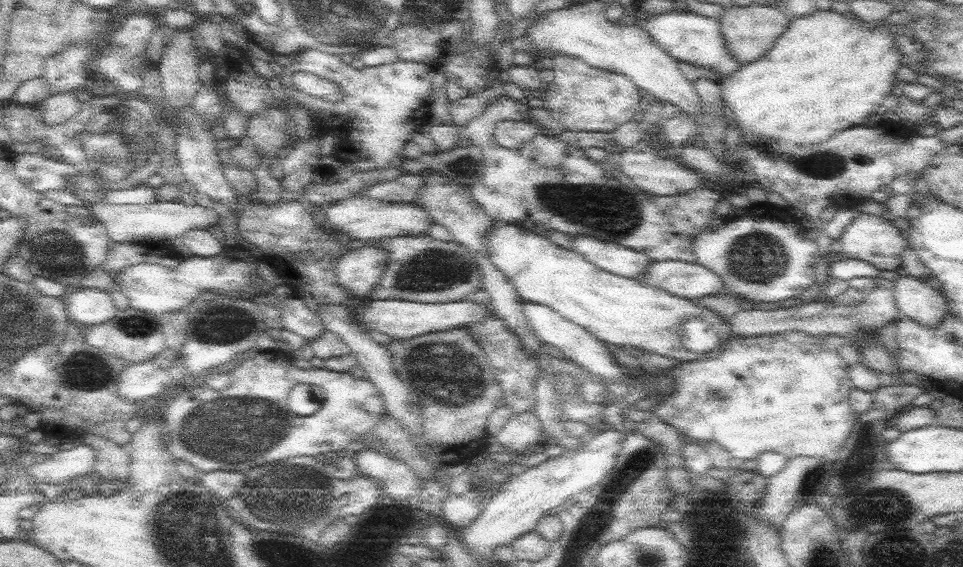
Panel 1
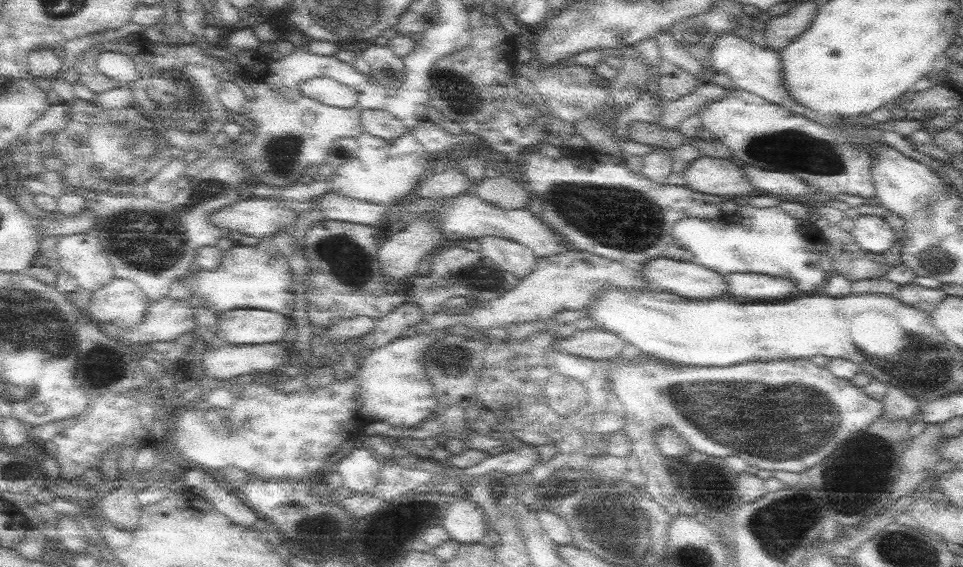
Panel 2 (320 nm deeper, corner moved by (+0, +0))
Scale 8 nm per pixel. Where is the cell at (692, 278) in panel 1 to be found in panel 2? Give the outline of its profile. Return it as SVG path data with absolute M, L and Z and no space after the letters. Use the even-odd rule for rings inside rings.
M732 273L726 274L725 277L730 294L754 300L782 300L788 298L797 288L797 282L791 278L756 273Z

